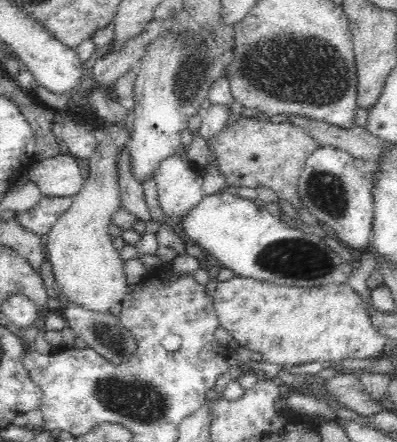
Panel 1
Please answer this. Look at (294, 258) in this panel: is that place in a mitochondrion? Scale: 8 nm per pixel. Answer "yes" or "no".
yes

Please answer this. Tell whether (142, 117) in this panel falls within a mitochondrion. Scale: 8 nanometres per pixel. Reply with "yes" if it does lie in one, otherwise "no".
no

